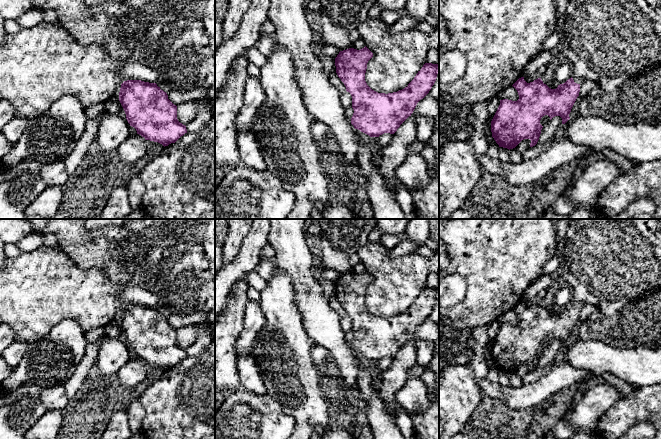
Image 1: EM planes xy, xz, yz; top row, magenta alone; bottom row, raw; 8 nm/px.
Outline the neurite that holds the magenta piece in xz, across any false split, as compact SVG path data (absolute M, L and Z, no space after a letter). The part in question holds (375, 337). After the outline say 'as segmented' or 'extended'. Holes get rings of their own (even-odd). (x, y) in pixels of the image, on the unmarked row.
M366 270L360 274L349 272L339 276L335 282L335 290L338 301L344 307L346 315L352 320L354 337L351 348L355 353L370 361L379 361L384 357L394 358L400 349L411 340L417 327L429 317L434 309L439 297L439 289L425 287L407 311L385 318L372 314L365 305L367 287L372 281L373 277Z; as segmented

